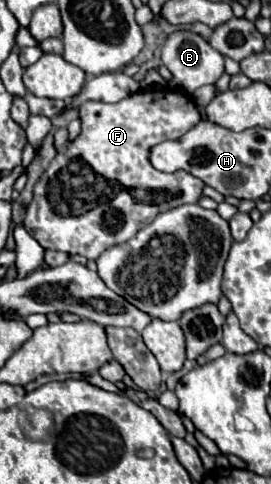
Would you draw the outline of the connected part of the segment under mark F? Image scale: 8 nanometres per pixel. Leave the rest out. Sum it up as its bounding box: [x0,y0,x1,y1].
[25,89,205,259]

